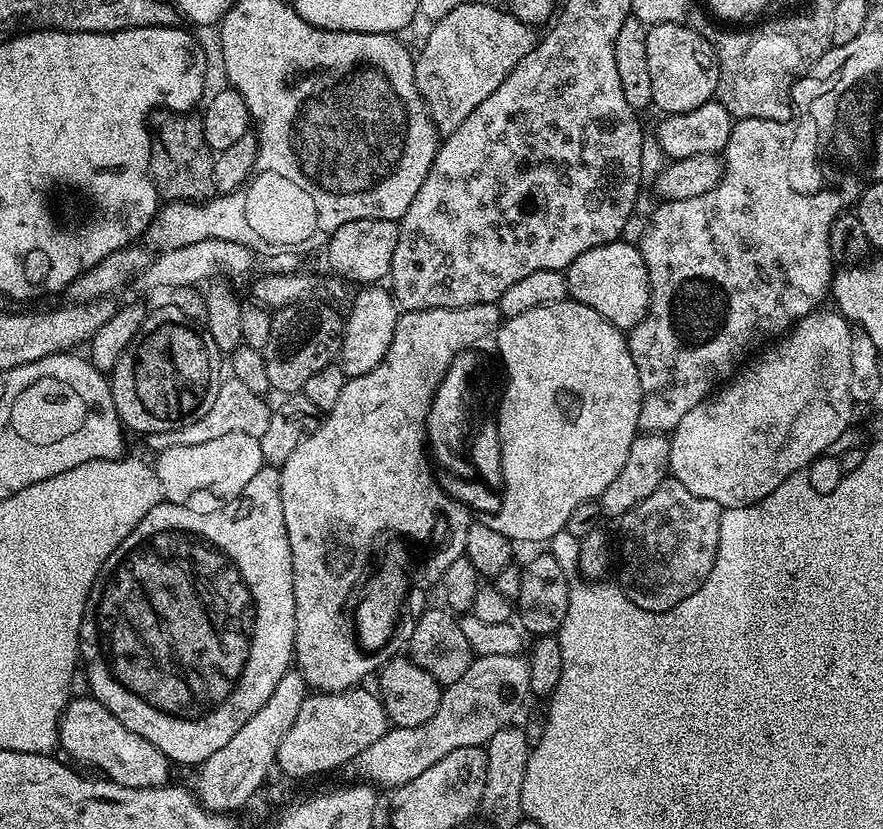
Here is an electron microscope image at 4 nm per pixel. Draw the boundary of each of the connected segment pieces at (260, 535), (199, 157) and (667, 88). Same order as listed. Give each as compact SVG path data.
M265 466L250 478L250 483L242 494L219 505L213 512L195 512L188 504L170 504L161 502L126 534L126 538L106 558L98 578L88 595L84 607L84 617L80 627L80 654L82 672L88 675L88 688L92 699L102 702L134 734L142 734L146 742L158 746L162 754L173 765L203 764L210 754L222 750L258 710L270 698L278 678L286 674L294 664L294 634L296 633L296 599L294 598L294 578L292 577L292 555L290 542L286 538L286 522L282 518L282 498L280 497L280 469L276 466Z
M167 110L153 111L150 116L150 135L152 149L148 172L152 175L157 193L165 201L203 202L217 195L214 186L216 153L210 146L206 146L199 115Z
M687 23L651 25L646 34L646 62L650 62L650 83L654 89L652 103L661 108L661 113L698 110L716 95L720 73L716 51Z

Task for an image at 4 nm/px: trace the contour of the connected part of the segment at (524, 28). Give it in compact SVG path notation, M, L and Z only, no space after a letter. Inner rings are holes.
M465 2L462 6L454 6L450 14L446 14L442 19L435 21L431 25L428 37L424 40L424 45L420 48L420 53L415 53L414 59L414 82L418 86L420 96L424 100L424 105L428 107L428 113L432 115L432 123L435 124L437 133L447 134L453 132L479 104L490 98L502 82L506 82L506 74L534 50L538 39L538 32L533 25L518 22L503 7L495 8L492 4L472 4Z

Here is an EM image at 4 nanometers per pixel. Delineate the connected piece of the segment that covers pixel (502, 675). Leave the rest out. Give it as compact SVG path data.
M523 655L476 656L466 674L441 691L434 718L422 722L422 726L389 727L378 742L366 746L362 754L353 758L350 771L356 775L353 777L381 789L402 786L410 782L410 778L418 778L418 774L430 770L430 766L446 758L446 754L454 754L454 750L487 745L498 730L509 727L515 721L512 719L519 714L524 699L529 699L529 686L530 670Z

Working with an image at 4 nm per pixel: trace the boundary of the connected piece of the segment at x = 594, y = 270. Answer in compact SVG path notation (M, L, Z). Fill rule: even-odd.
M621 238L609 244L594 246L594 250L578 254L578 258L574 258L574 262L570 262L564 272L569 297L582 306L590 306L590 310L598 310L602 318L621 330L638 326L638 322L642 322L647 314L650 302L648 267L639 247L635 243L627 244L626 241Z

